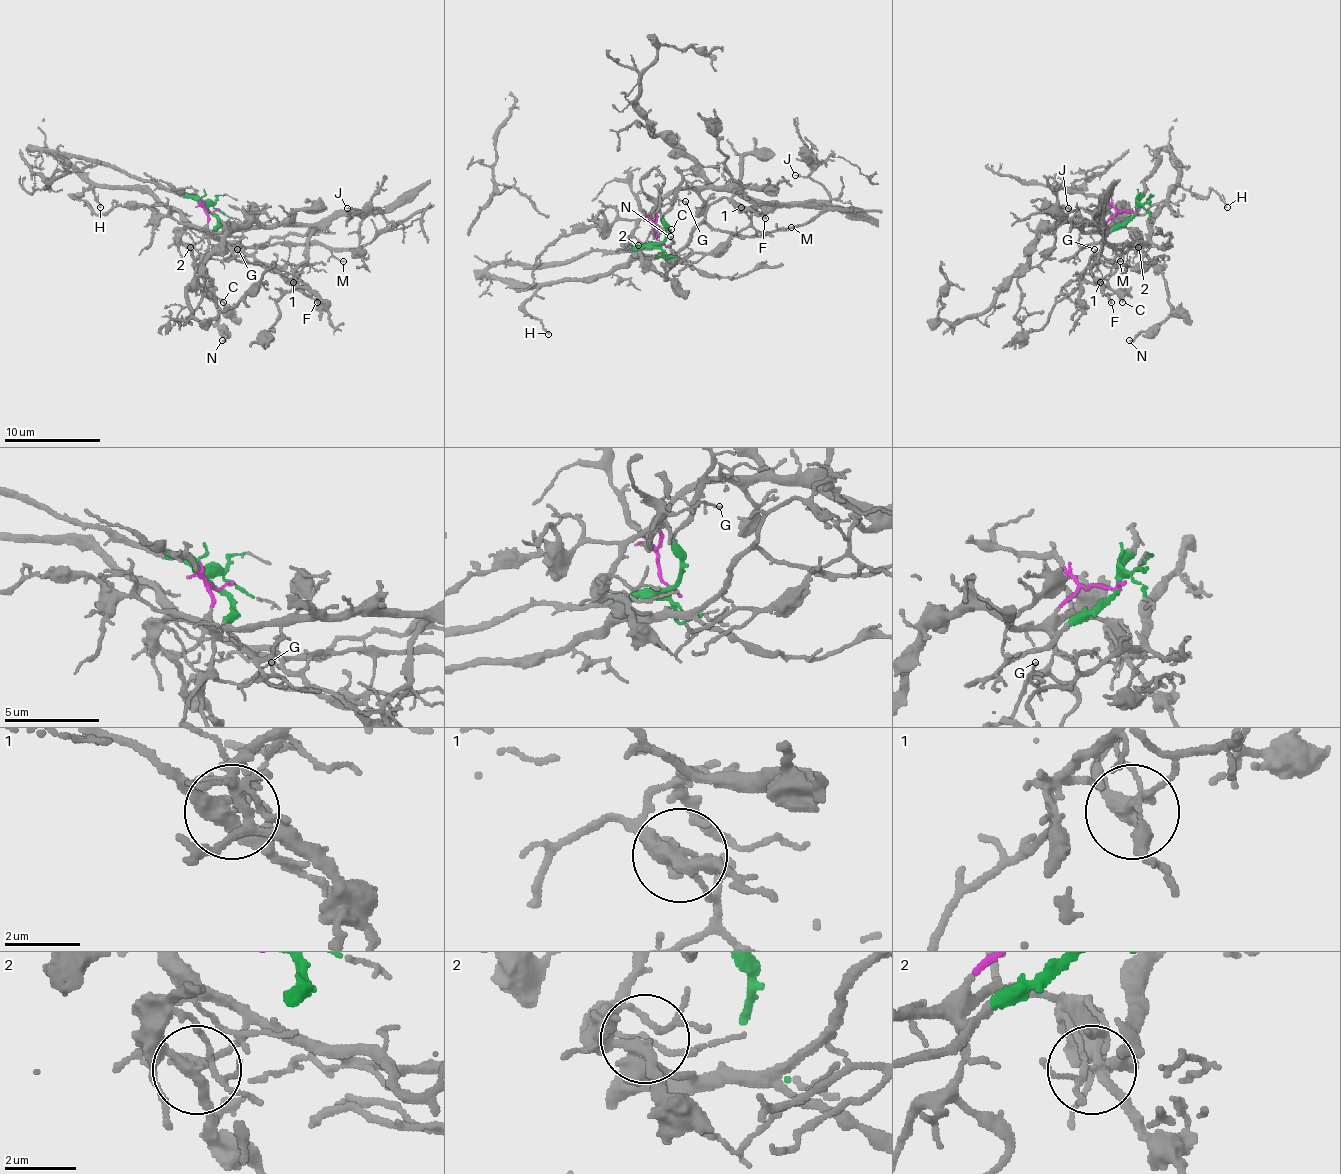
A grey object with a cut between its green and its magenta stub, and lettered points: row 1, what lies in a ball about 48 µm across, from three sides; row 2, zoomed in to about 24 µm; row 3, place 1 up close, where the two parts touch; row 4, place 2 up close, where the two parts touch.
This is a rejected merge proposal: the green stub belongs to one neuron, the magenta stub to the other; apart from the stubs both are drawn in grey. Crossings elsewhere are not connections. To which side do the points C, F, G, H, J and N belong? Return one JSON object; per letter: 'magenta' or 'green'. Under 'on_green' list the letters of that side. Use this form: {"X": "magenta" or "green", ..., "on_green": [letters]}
{"C": "magenta", "F": "green", "G": "magenta", "H": "green", "J": "magenta", "N": "magenta", "on_green": ["F", "H"]}

